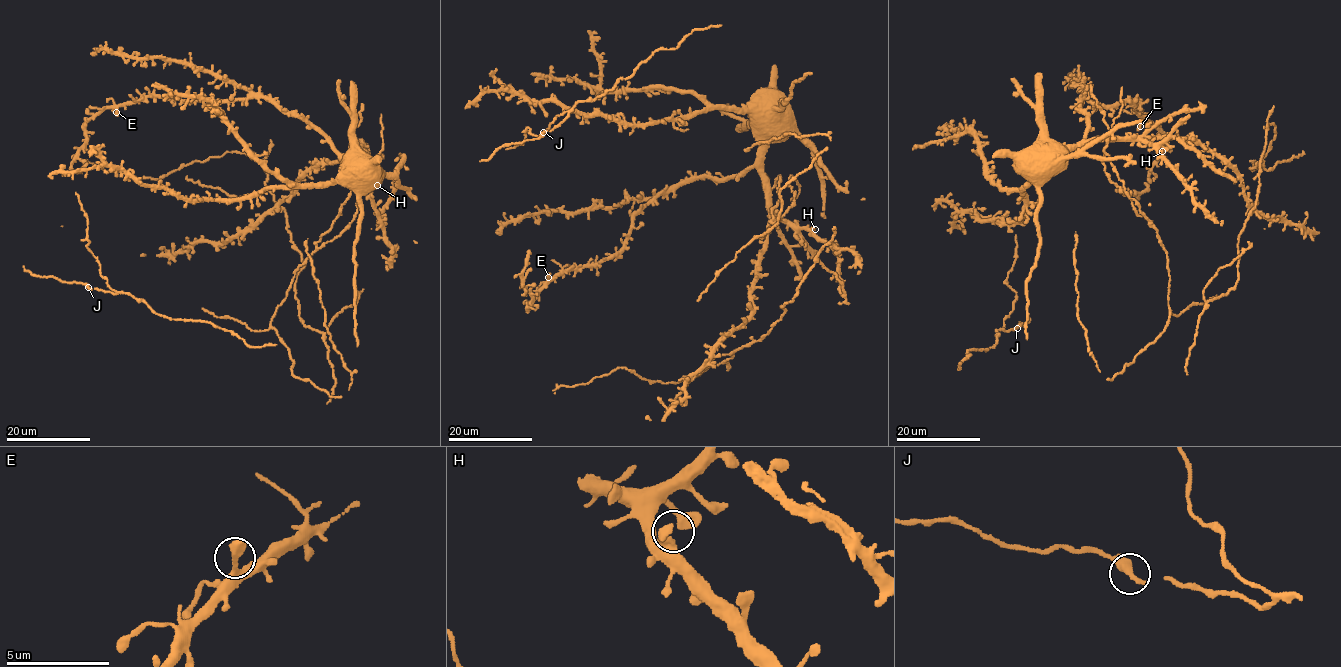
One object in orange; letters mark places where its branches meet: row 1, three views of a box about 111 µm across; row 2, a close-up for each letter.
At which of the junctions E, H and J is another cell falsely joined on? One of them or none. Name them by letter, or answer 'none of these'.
none of these

